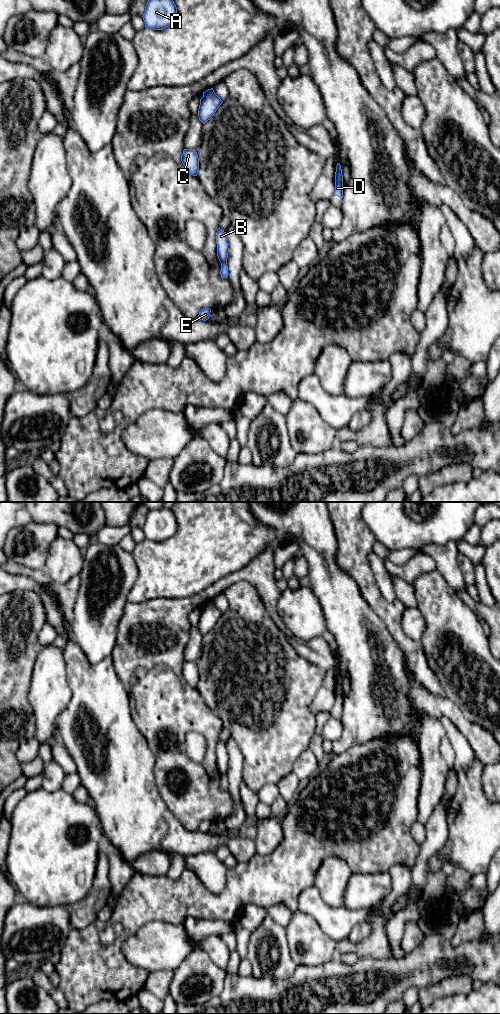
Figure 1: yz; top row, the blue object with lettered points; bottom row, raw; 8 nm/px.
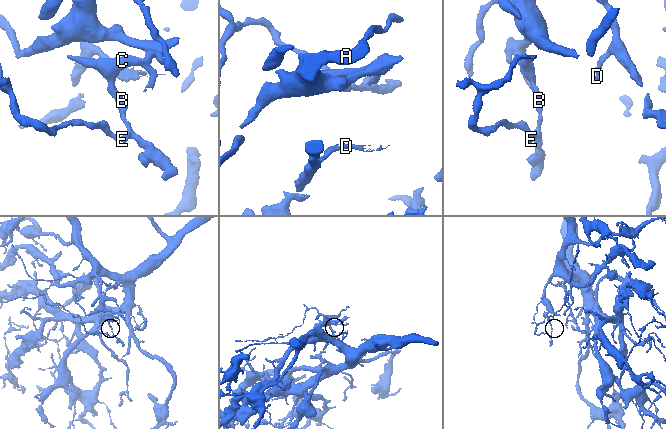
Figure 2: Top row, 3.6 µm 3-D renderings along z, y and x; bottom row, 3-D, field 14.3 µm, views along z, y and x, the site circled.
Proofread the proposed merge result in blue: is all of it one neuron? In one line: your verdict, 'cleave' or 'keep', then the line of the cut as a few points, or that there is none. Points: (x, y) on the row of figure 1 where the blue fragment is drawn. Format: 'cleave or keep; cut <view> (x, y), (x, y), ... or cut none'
keep; cut none

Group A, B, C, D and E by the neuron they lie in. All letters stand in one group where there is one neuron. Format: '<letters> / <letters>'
A B C D E

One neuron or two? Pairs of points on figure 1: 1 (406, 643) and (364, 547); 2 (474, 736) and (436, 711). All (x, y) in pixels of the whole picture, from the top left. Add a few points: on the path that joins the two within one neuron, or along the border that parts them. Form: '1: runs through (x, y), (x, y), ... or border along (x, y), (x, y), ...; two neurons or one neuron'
1: runs through (392, 619), (369, 591), (362, 571); one neuron
2: runs through (465, 727), (449, 711), (445, 711); one neuron

